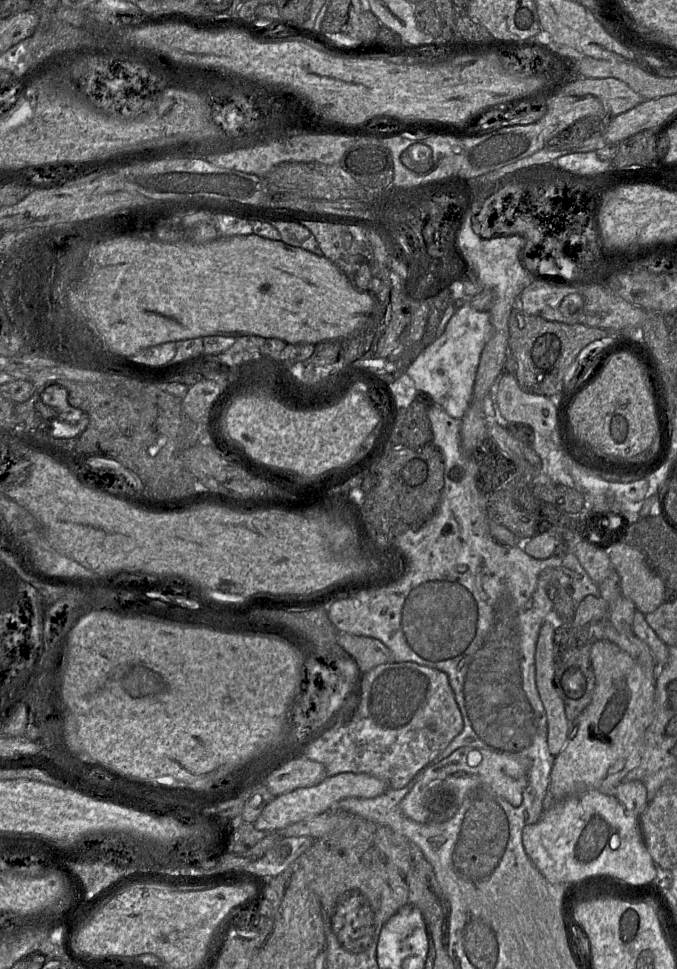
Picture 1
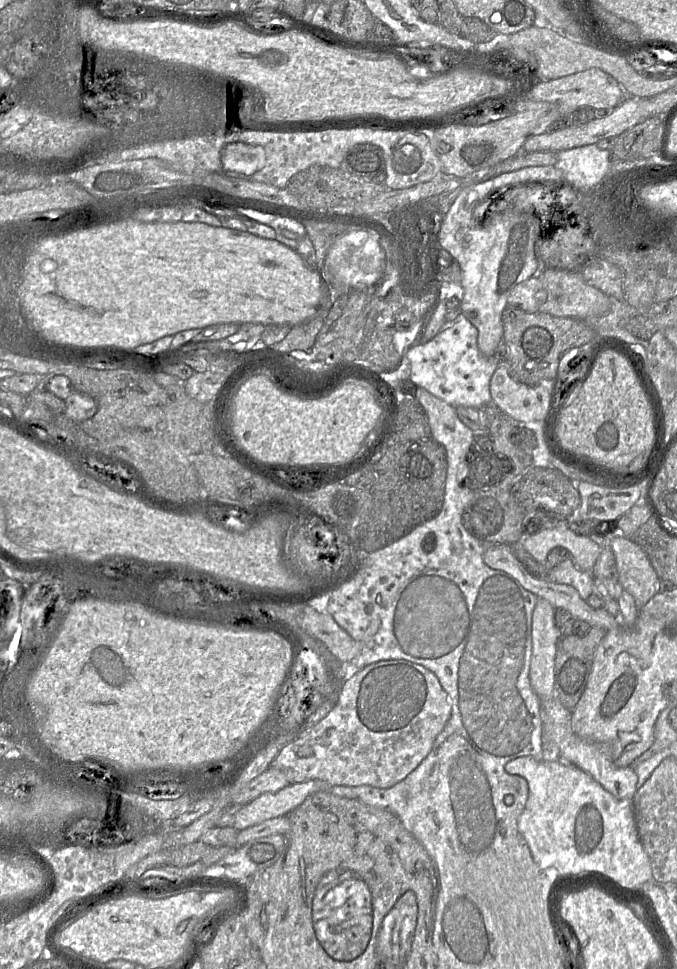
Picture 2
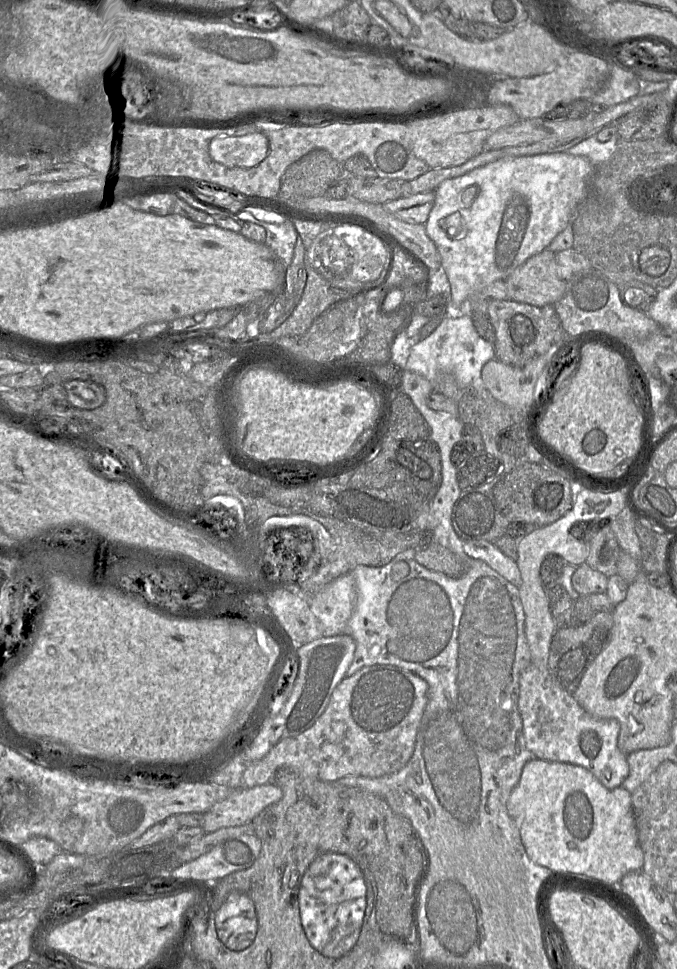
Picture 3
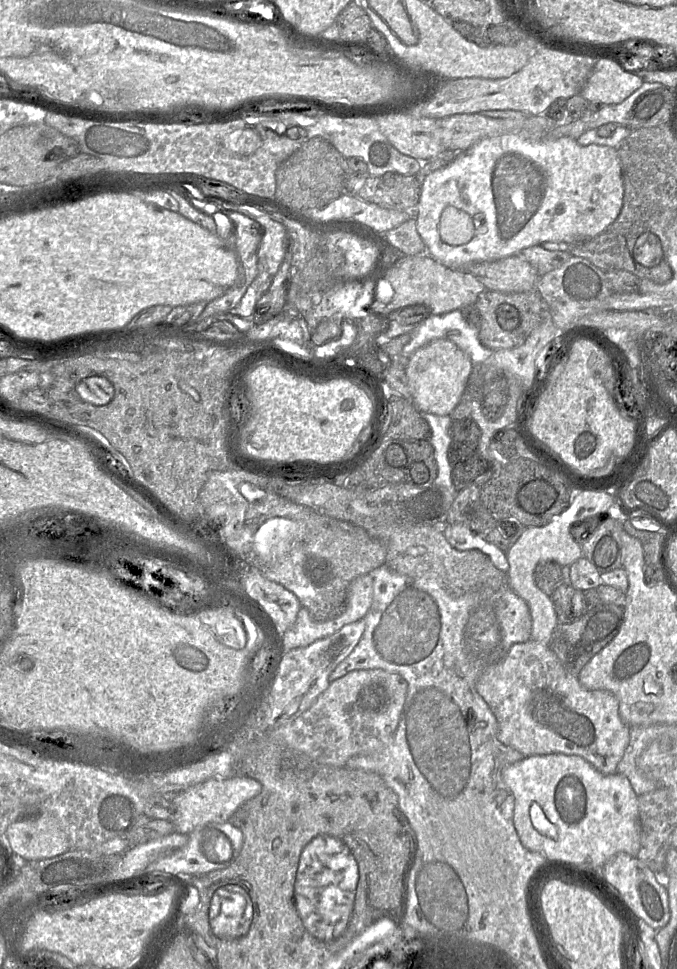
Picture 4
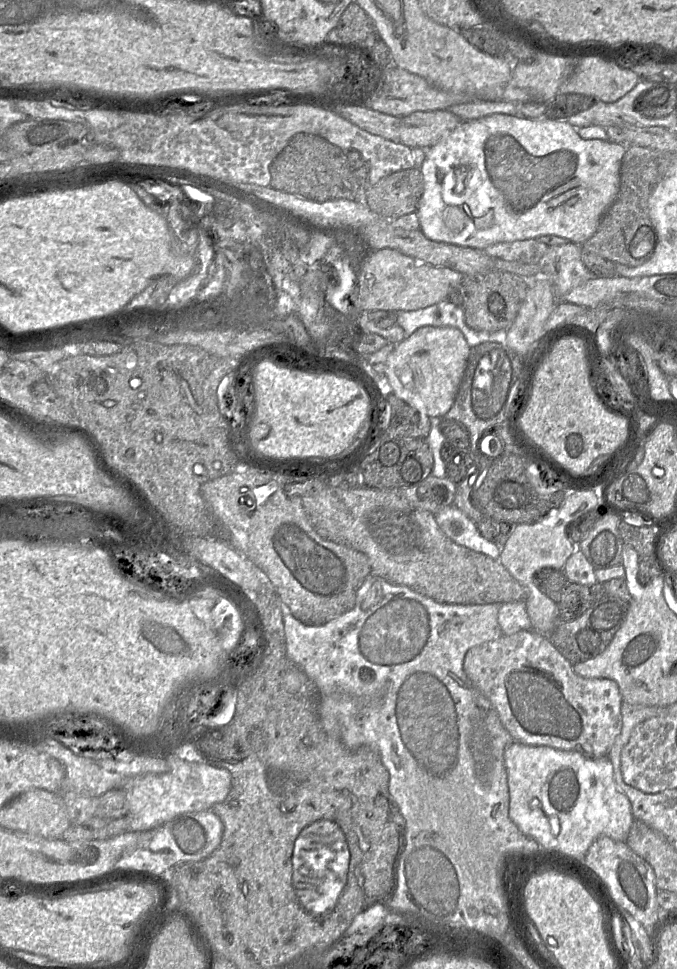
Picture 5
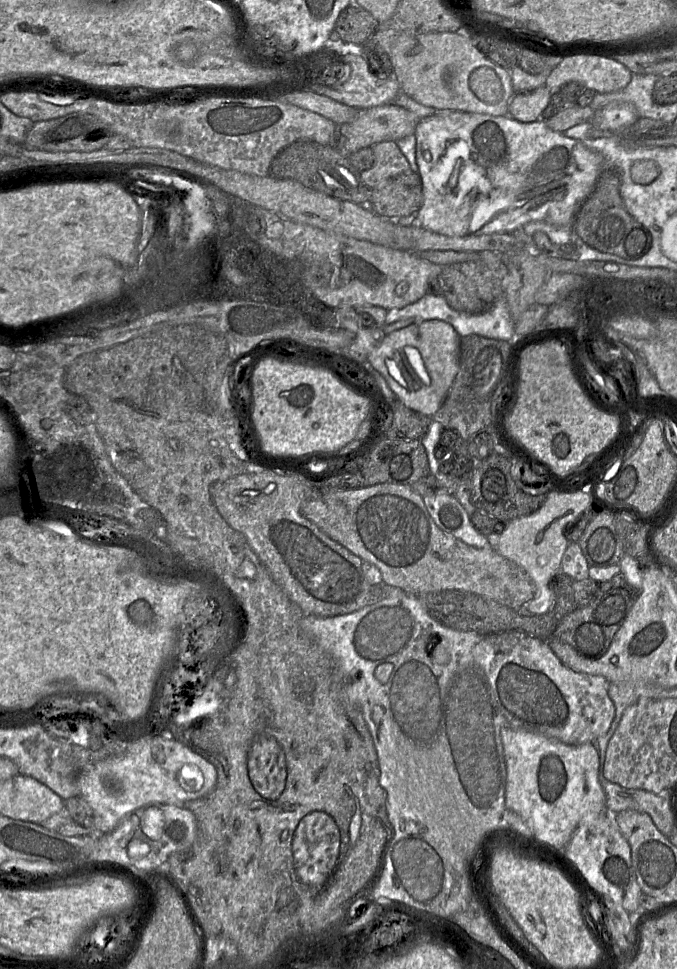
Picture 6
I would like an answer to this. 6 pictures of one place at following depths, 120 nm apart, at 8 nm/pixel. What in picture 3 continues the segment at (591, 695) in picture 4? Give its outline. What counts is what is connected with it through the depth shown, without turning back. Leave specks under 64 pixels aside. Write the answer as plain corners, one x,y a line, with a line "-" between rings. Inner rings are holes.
531,664
520,675
518,710
525,745
534,758
575,764
589,770
606,788
622,786
629,774
627,755
618,747
620,724
587,713
549,674

